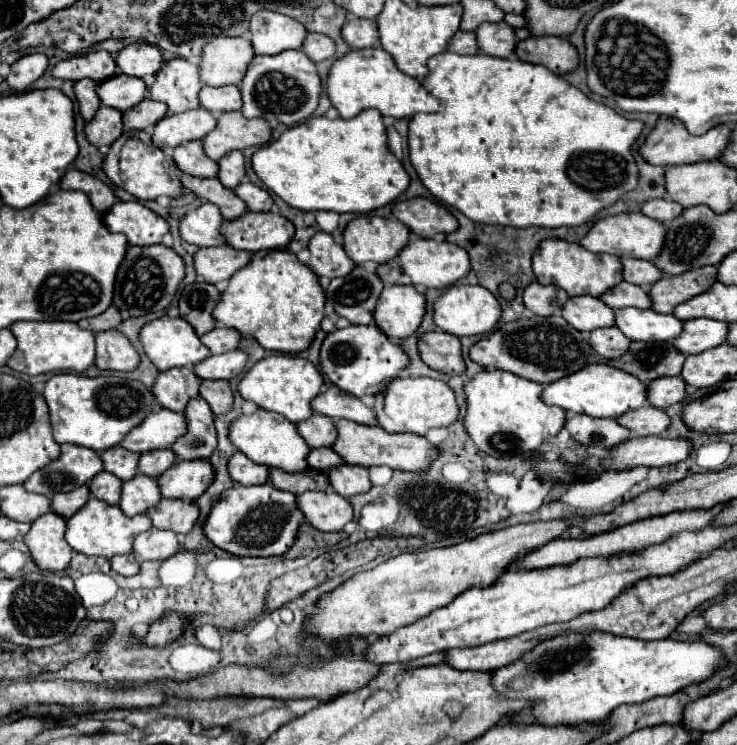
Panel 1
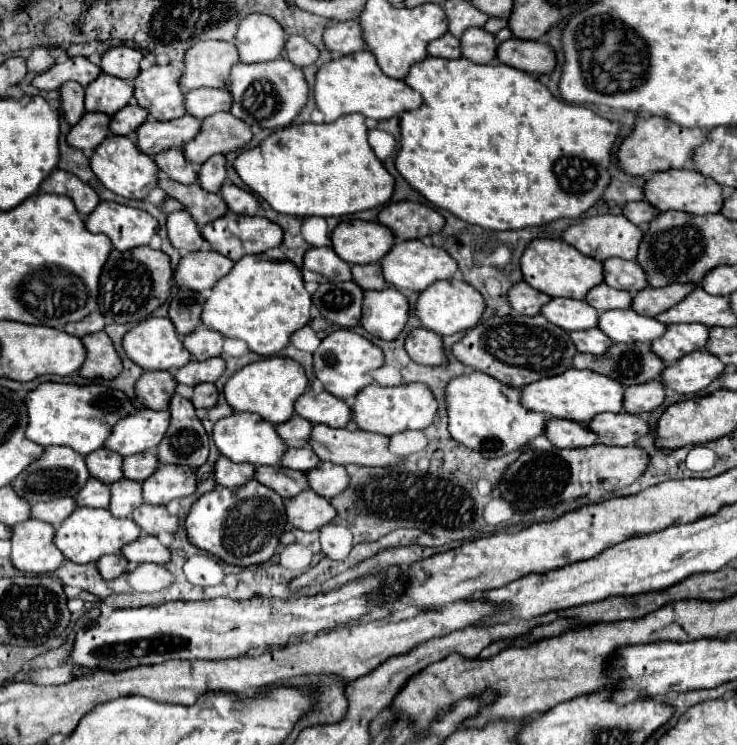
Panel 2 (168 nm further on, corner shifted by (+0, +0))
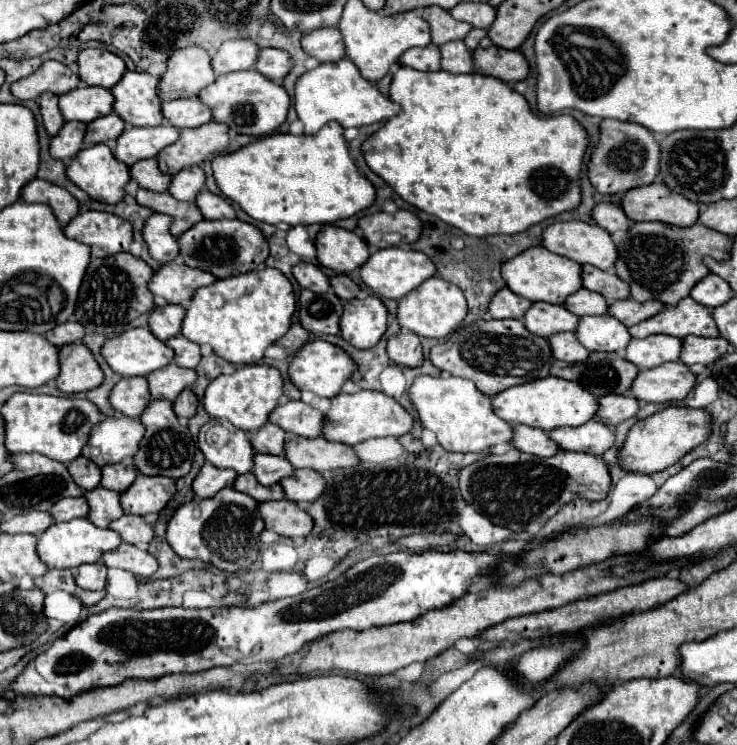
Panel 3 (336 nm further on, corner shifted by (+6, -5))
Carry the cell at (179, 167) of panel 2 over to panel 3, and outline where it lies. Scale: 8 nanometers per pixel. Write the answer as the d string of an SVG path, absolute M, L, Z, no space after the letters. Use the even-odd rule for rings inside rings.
M154 158L140 160L130 168L130 178L144 190L152 192L166 192L170 184L170 176L158 170L158 164Z

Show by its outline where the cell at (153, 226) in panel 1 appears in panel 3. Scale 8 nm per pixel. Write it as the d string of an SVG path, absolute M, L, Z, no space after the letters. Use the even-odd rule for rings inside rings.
M84 210L68 226L64 234L72 240L88 244L94 258L106 258L118 252L128 252L132 244L132 224L96 210Z

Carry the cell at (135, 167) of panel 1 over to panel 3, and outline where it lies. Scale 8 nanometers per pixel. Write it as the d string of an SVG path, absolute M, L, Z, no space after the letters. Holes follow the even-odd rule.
M92 144L80 150L72 158L72 162L66 166L66 178L76 184L80 190L84 190L92 200L98 200L102 204L116 204L124 198L124 186L130 182L128 166L112 156L112 150L106 144Z

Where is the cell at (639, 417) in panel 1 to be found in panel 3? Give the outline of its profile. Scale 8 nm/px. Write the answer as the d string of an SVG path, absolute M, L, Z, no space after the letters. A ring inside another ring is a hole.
M590 420L576 428L556 428L548 436L560 446L560 450L596 456L604 454L614 444L614 432L598 420Z

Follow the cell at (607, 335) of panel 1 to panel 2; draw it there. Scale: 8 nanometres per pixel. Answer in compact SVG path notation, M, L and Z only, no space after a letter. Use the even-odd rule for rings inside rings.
M598 327L586 329L586 331L576 331L576 333L570 333L570 335L572 335L572 341L574 341L576 349L582 351L582 353L602 355L612 345L610 337L606 337Z

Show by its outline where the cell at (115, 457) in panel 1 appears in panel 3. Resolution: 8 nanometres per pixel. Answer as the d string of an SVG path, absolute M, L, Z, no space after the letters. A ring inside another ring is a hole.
M78 456L76 460L72 460L70 464L70 476L74 478L74 482L82 488L82 490L92 490L100 484L100 478L102 478L102 472L98 466L94 466L94 462L90 462L88 458L84 456Z

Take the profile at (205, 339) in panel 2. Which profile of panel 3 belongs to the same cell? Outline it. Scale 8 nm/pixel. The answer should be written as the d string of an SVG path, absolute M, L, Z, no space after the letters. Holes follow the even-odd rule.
M174 336L170 340L166 340L166 346L174 350L174 364L182 366L182 368L196 368L196 364L200 362L200 346L186 340L184 336Z

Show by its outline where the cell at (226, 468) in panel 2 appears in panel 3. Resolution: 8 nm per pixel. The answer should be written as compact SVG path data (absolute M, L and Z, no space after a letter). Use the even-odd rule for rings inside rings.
M204 464L192 482L192 490L198 498L212 498L222 488L232 486L234 480L236 480L234 470L220 470L216 466Z

